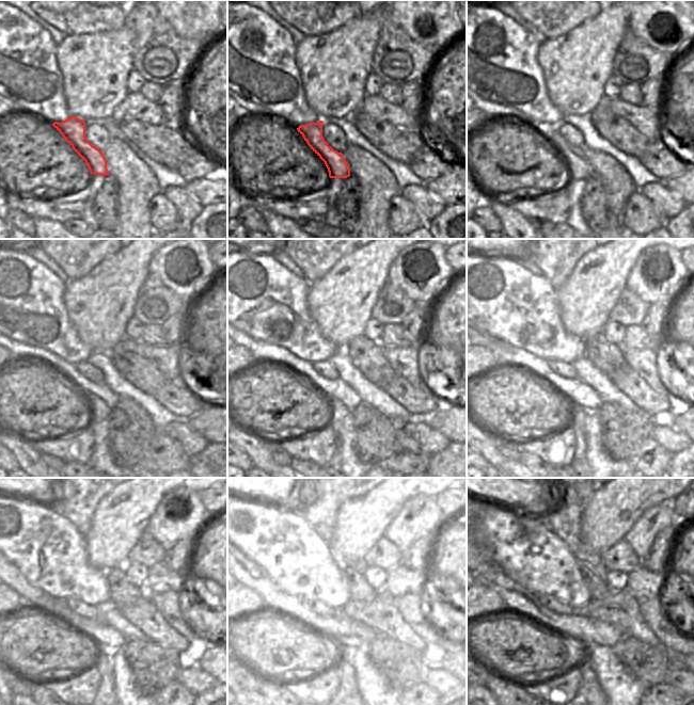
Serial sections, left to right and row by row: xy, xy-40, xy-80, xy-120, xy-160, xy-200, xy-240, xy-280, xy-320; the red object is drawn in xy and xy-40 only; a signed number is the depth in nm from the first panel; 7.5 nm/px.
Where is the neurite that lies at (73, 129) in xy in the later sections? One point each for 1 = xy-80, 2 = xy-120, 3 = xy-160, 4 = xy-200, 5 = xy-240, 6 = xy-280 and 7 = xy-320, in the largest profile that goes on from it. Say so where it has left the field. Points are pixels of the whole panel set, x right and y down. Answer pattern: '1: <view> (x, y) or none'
1: xy-80 (579, 169)
2: xy-120 (99, 412)
3: xy-160 (338, 412)
4: xy-200 (578, 415)
5: xy-240 (106, 694)
6: xy-280 (347, 694)
7: xy-320 (589, 694)

